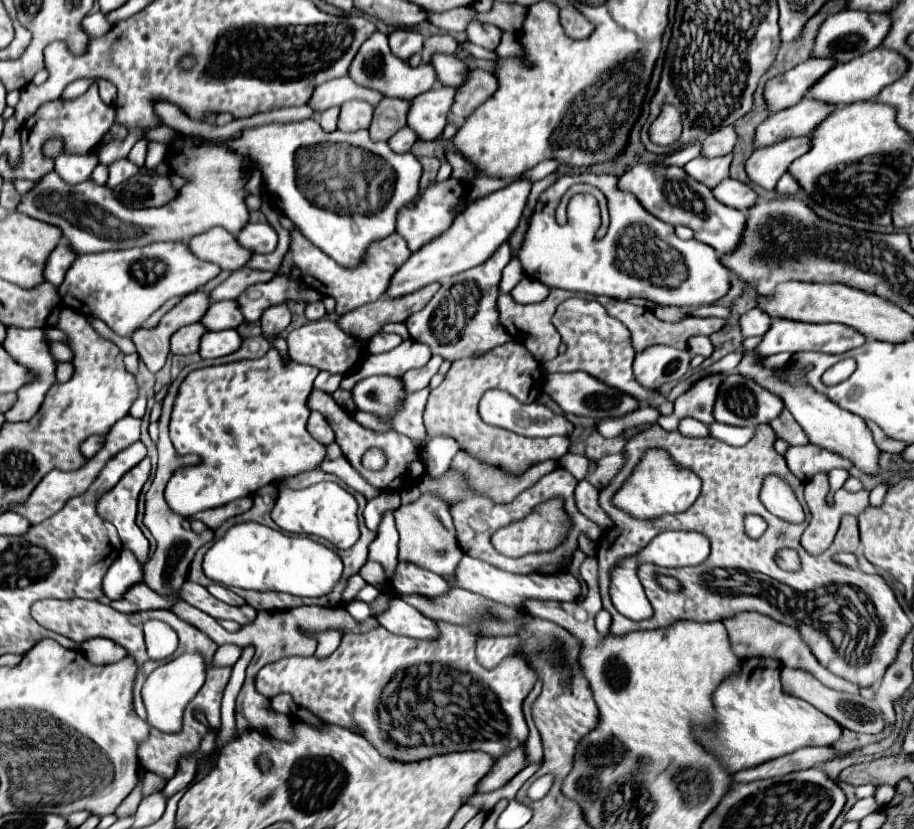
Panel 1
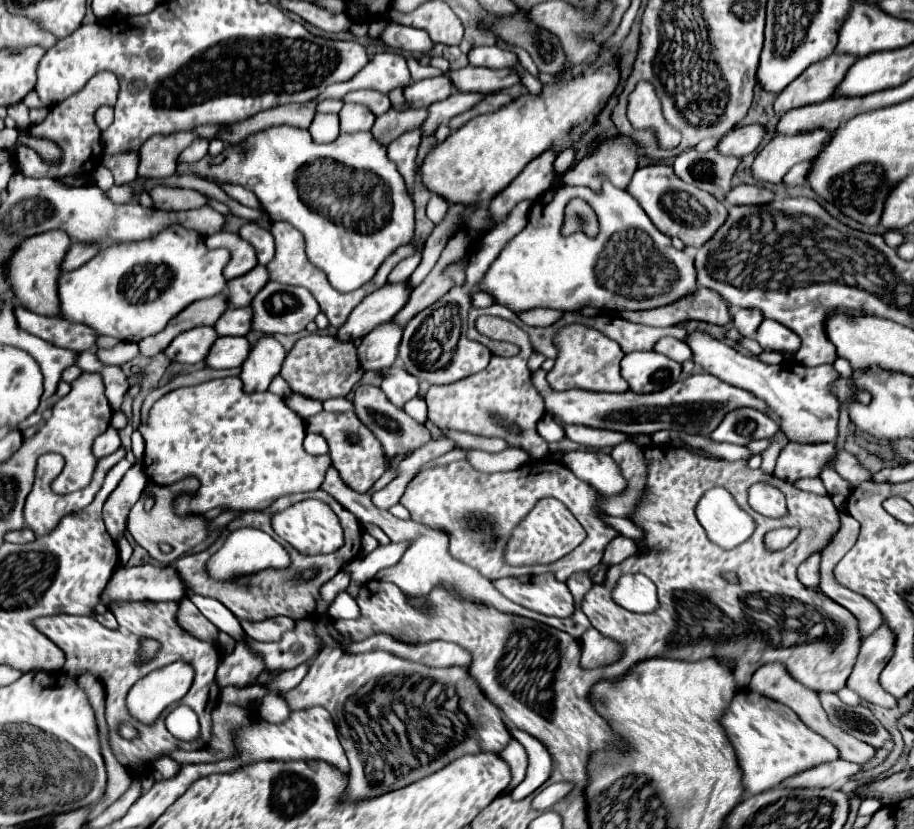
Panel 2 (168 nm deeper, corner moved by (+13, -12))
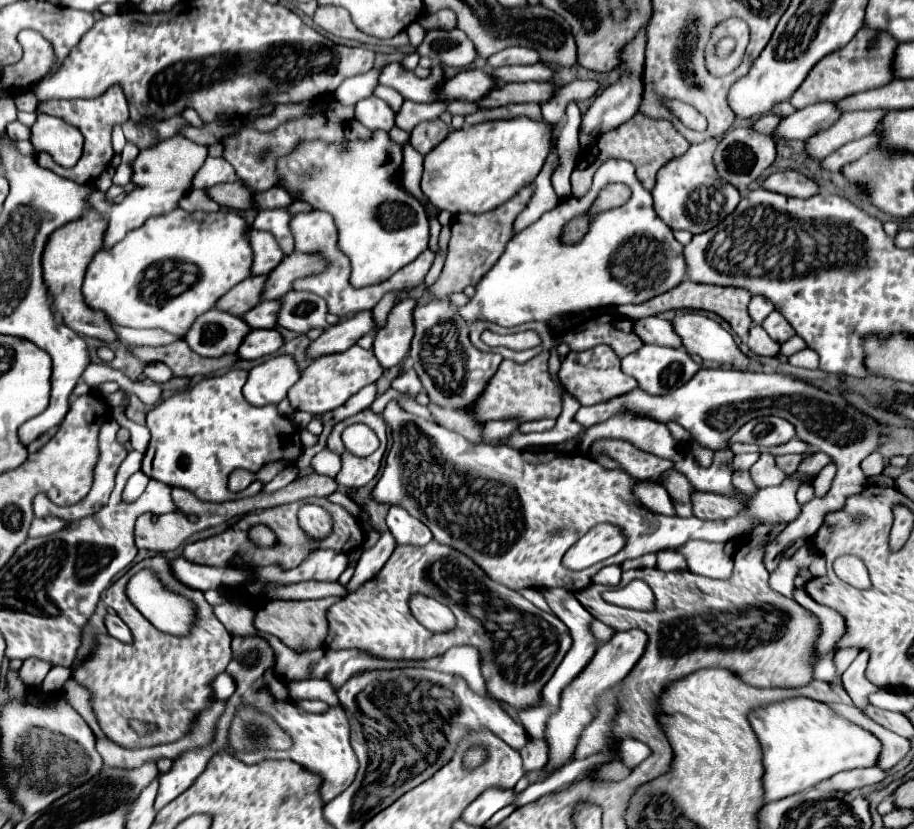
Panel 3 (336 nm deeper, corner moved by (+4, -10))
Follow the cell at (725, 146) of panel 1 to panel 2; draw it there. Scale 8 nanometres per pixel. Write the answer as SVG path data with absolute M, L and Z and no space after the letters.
M762 124L740 126L740 128L734 128L716 148L720 148L722 154L746 156L760 146L764 136L766 136L766 128Z

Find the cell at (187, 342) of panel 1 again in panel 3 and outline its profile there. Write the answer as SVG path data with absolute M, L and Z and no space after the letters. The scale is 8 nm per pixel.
M211 308L211 312L205 312L203 316L199 316L199 320L195 320L185 336L185 342L191 350L199 352L199 356L215 358L235 354L249 330L251 328L243 322L243 318Z

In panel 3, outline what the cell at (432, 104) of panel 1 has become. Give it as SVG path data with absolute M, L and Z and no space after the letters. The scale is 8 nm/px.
M523 82L523 84L503 84L495 86L483 100L477 100L479 108L499 108L511 102L543 102L547 100L555 88L547 82Z

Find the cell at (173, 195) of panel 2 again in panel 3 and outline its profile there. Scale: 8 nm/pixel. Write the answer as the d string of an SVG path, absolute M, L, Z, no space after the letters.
M243 182L237 184L215 184L205 190L211 200L215 200L223 208L233 208L233 210L247 210L251 208L251 192Z

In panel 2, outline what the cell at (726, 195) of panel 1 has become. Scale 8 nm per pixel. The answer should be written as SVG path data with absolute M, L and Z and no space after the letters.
M742 184L742 186L736 186L736 188L730 190L730 194L726 196L726 202L736 204L736 206L742 206L742 204L766 204L772 198L774 198L774 192L768 190L768 188L754 186L754 184Z

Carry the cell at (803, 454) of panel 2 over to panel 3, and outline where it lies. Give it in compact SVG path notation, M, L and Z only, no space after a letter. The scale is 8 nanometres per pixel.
M809 450L809 452L805 452L805 454L787 454L787 456L777 456L775 460L777 460L777 466L779 466L785 474L793 474L793 472L797 472L799 464L801 464L805 458L813 456L813 454L815 454L815 452Z

